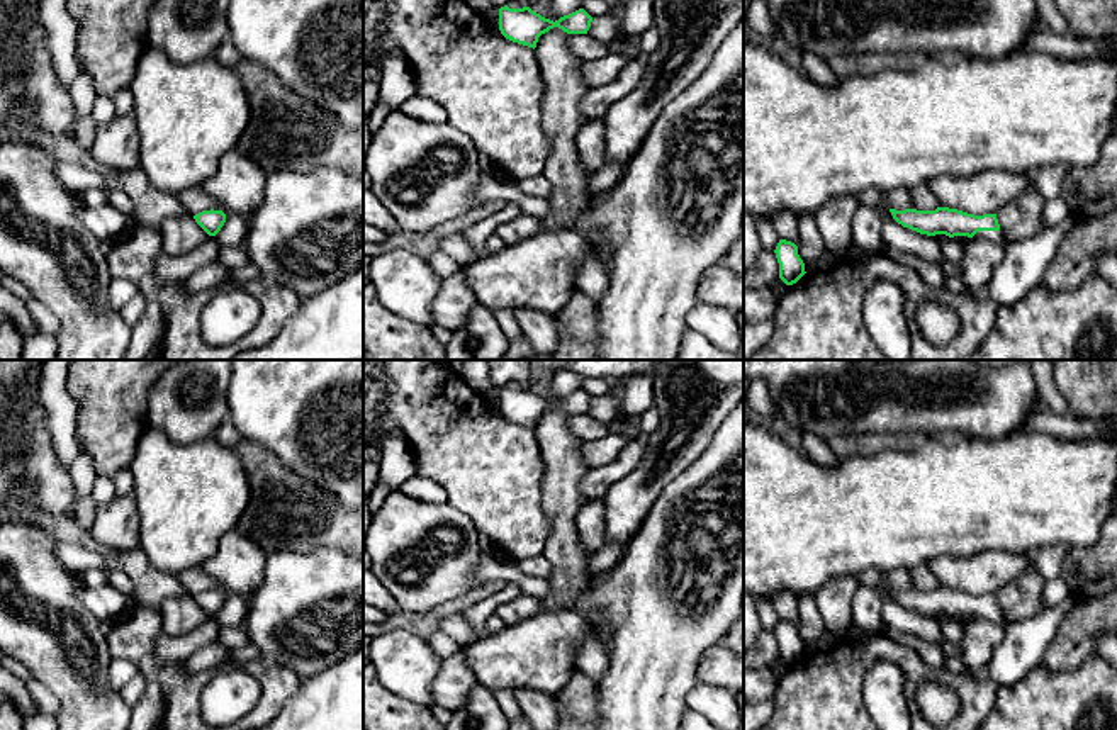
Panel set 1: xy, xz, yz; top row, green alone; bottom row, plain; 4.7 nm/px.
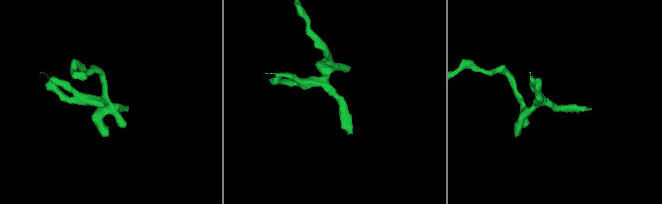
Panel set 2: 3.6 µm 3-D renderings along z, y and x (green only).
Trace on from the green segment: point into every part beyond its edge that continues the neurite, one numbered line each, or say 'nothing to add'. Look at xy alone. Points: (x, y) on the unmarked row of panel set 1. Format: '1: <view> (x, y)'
nothing to add

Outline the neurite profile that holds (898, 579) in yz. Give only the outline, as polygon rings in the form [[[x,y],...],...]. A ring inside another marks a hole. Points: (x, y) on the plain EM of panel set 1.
[[[898,567],[883,576],[884,582],[896,591],[912,589],[910,570],[905,567]]]

